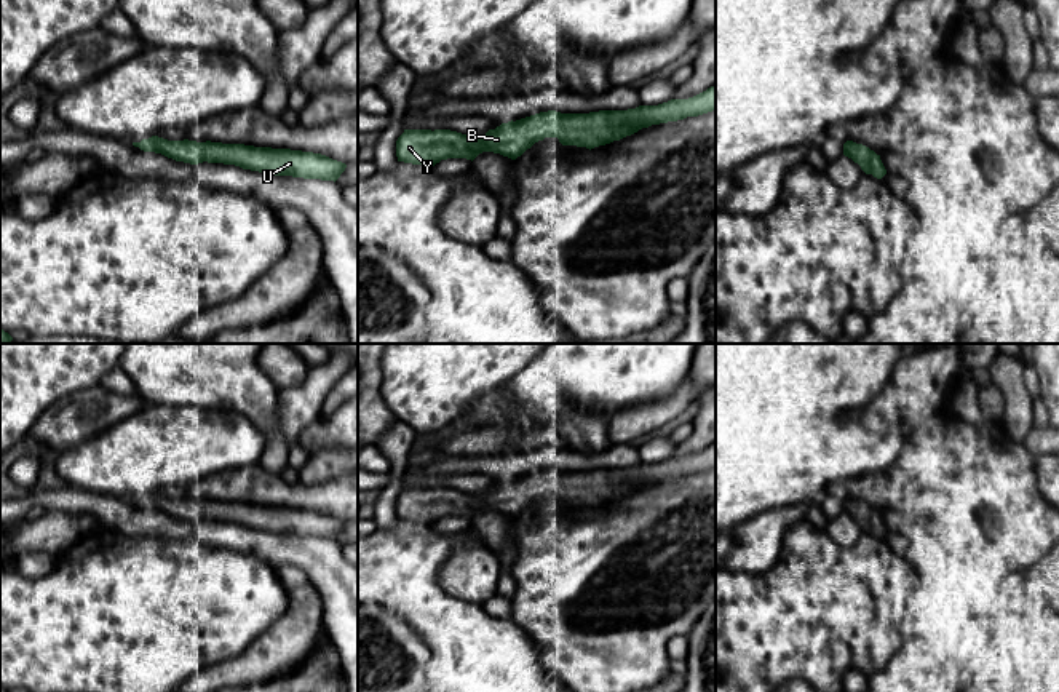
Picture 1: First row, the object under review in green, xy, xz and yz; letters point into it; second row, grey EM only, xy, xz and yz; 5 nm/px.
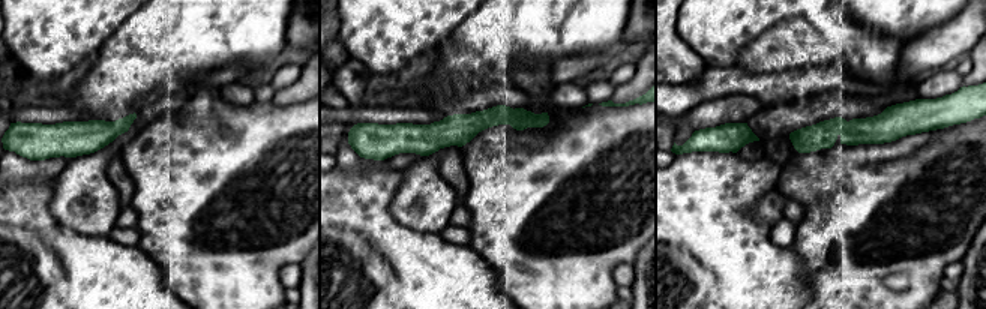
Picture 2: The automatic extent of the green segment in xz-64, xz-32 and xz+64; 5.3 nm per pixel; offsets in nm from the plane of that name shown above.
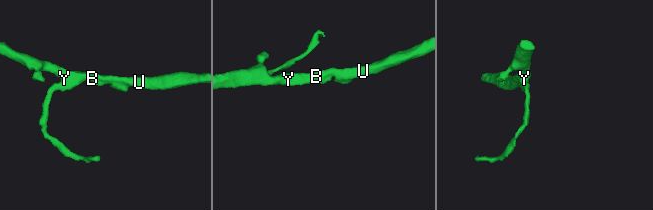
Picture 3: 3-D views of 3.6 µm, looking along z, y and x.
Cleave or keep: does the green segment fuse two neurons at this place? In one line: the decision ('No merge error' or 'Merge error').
No merge error

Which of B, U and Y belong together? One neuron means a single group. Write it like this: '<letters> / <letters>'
B U Y

